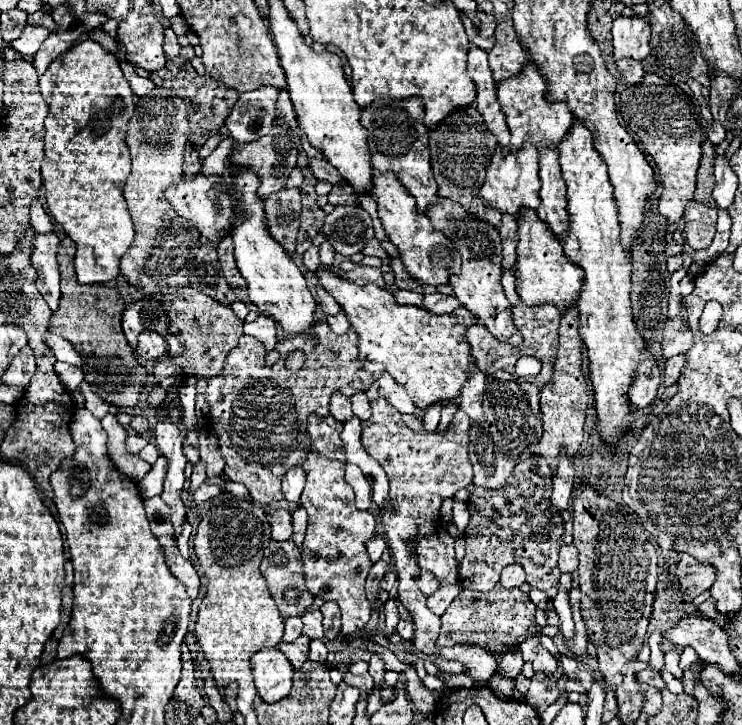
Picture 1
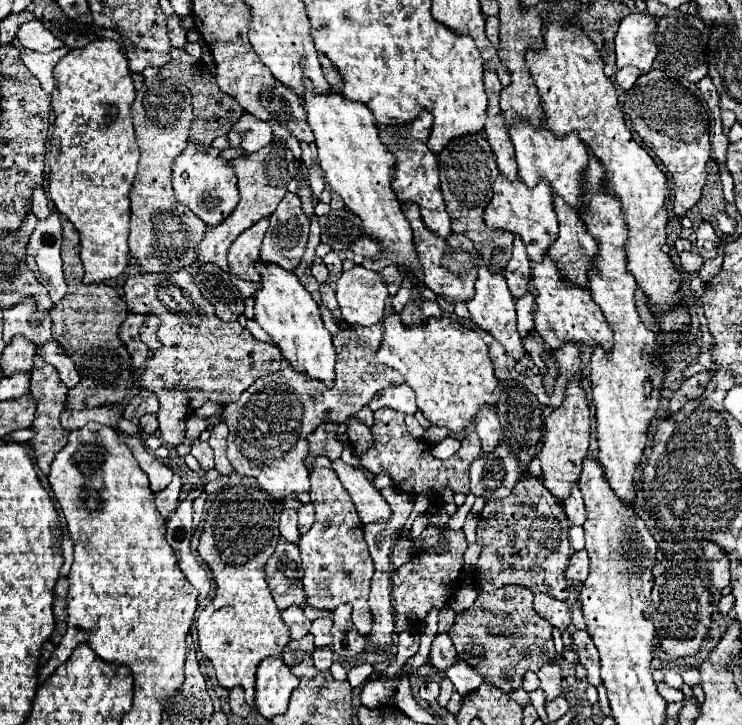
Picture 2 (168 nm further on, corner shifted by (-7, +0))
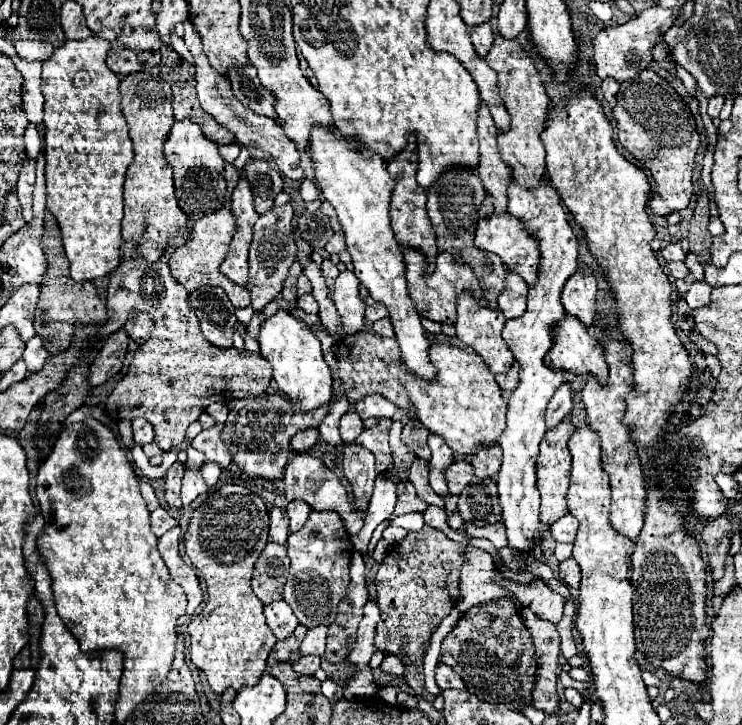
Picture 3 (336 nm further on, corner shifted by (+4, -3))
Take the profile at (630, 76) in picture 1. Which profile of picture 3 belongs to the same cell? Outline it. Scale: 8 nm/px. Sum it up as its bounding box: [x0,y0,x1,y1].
[602,78,620,104]

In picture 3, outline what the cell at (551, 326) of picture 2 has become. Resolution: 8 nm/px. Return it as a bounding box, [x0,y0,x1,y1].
[544,316,608,384]

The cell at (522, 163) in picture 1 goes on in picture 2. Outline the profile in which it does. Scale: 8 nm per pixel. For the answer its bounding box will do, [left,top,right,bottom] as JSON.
[485,175,559,261]

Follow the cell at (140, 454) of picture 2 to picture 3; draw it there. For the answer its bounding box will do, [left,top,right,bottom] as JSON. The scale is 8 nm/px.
[138,476,158,510]

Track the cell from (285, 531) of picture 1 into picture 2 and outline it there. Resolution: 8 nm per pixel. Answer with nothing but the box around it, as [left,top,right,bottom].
[279,509,299,543]

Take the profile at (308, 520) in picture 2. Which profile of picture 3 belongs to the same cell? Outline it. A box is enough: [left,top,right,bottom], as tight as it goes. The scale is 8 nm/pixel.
[286,500,310,532]

